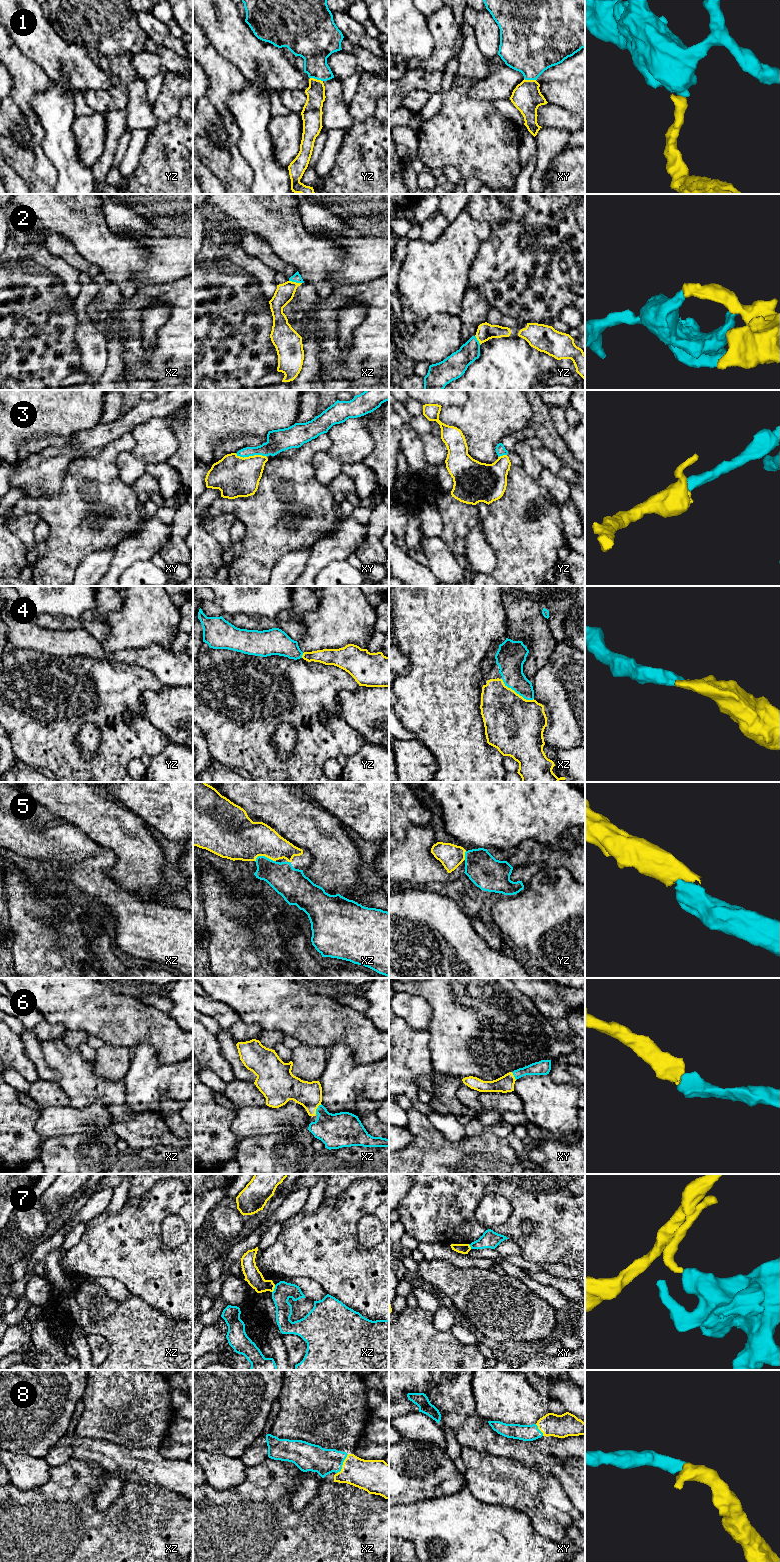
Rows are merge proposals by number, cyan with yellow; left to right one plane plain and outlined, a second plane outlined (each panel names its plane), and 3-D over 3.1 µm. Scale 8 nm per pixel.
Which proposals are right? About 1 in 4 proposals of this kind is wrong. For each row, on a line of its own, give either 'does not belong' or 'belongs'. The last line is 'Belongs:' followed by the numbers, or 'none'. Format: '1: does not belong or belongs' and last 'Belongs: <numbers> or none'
1: belongs
2: belongs
3: belongs
4: belongs
5: belongs
6: belongs
7: does not belong
8: belongs
Belongs: 1, 2, 3, 4, 5, 6, 8

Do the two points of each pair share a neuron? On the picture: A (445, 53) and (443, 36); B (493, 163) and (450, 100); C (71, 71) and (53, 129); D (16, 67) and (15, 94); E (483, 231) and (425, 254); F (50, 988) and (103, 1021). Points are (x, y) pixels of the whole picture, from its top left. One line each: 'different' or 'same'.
A: same
B: same
C: different
D: same
E: same
F: same

